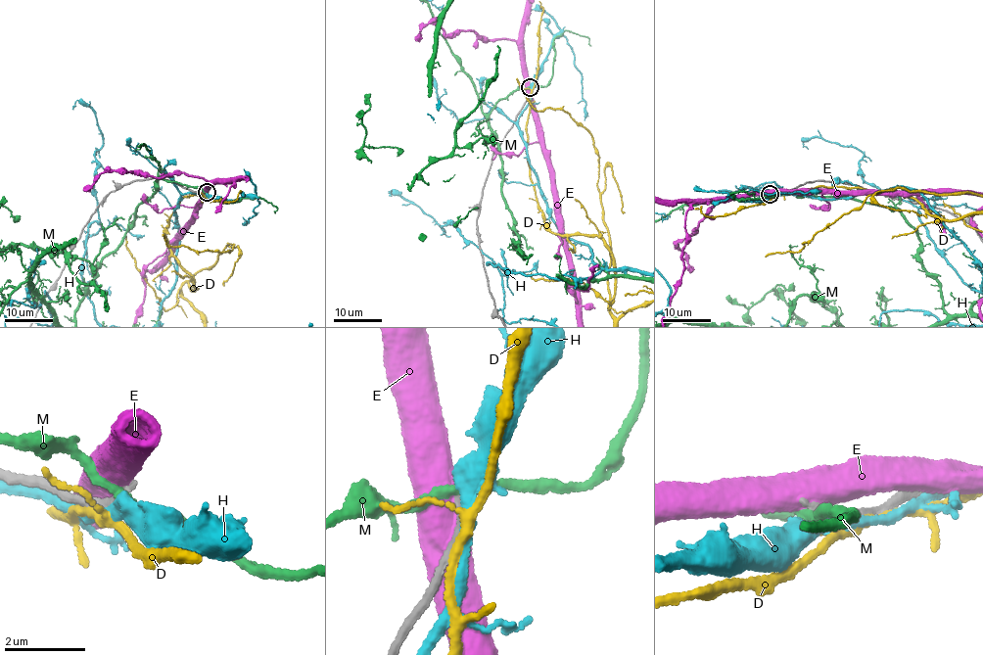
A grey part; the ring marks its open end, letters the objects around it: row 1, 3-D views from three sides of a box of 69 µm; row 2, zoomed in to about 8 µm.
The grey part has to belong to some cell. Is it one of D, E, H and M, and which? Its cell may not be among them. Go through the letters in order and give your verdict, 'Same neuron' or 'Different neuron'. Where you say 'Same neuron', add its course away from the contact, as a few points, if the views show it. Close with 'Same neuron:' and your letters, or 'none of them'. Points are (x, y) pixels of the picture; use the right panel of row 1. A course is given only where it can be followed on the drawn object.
D: Different neuron
E: Different neuron
H: Different neuron
M: Different neuron
Same neuron: none of them

